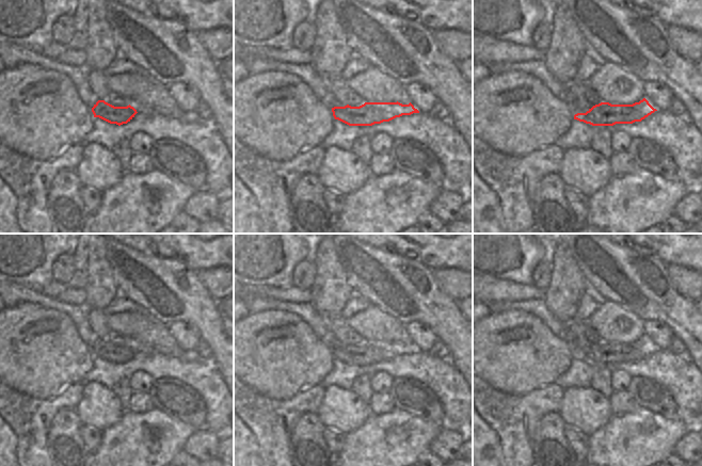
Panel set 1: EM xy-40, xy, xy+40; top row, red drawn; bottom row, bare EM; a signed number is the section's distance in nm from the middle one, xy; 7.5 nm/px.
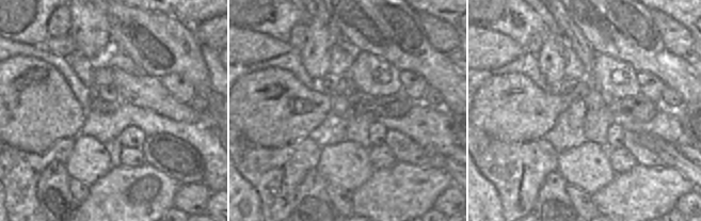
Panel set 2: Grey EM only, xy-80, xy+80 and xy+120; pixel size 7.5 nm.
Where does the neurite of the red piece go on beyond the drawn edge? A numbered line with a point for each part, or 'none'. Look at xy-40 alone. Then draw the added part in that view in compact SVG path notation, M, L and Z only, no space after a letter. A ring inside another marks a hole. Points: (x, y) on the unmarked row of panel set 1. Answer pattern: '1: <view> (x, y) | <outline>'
1: xy-40 (41, 352) | M22 303L16 307L4 307L0 311L0 380L14 390L33 399L48 399L58 395L65 386L79 384L92 370L94 353L79 336L68 316L35 303Z

